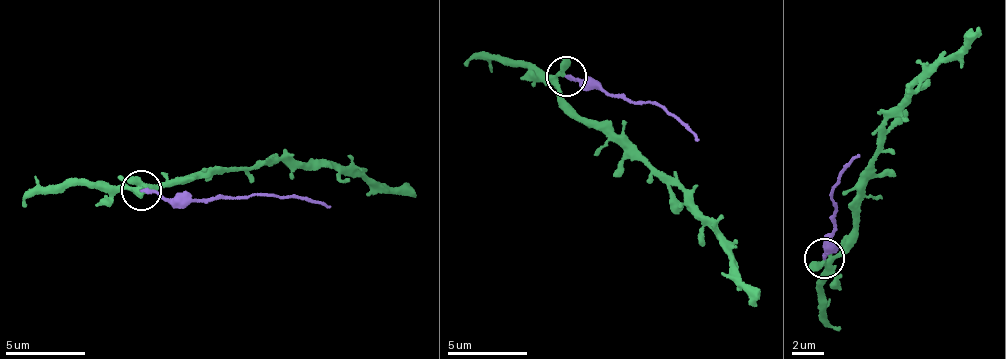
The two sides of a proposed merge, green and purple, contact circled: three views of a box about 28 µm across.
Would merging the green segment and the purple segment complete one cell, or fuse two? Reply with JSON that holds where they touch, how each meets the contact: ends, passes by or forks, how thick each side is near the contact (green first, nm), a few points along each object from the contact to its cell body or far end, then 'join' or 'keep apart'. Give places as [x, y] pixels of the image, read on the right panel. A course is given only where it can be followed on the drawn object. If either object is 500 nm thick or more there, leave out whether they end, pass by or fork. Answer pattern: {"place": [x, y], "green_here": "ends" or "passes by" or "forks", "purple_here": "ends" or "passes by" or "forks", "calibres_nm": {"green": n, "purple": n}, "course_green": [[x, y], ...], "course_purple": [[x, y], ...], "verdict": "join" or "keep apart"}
{"place": [824, 258], "green_here": "passes by", "purple_here": "ends", "calibres_nm": {"green": 320, "purple": 240}, "course_green": [[823, 258], [825, 261], [847, 252], [888, 118], [937, 67], [962, 59], [978, 31]], "course_purple": [[823, 258], [832, 232], [830, 200], [861, 156]], "verdict": "keep apart"}

